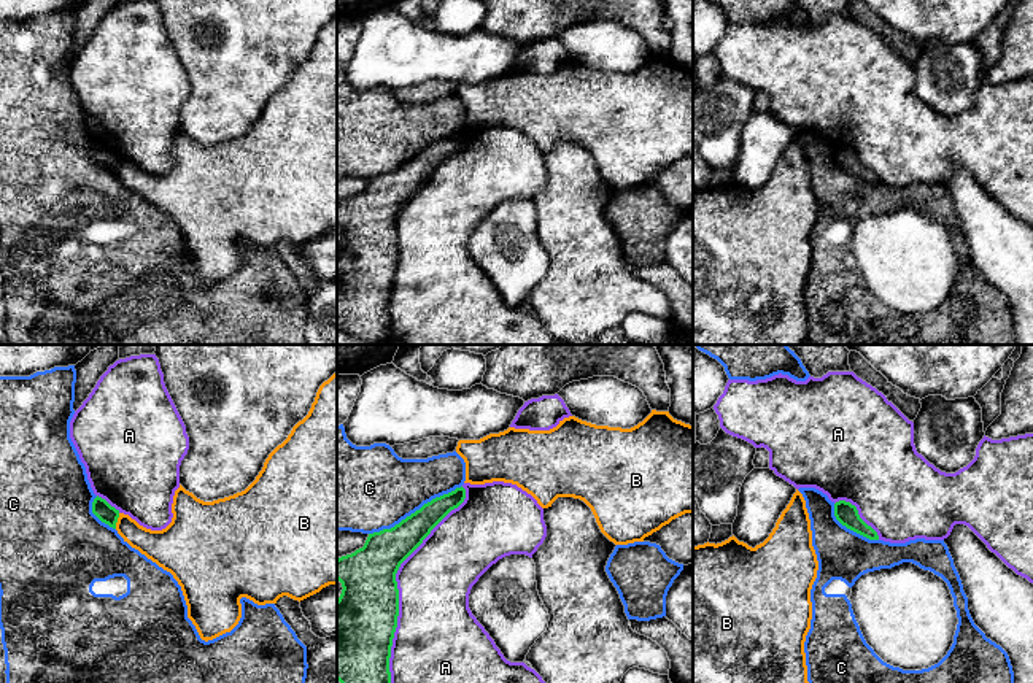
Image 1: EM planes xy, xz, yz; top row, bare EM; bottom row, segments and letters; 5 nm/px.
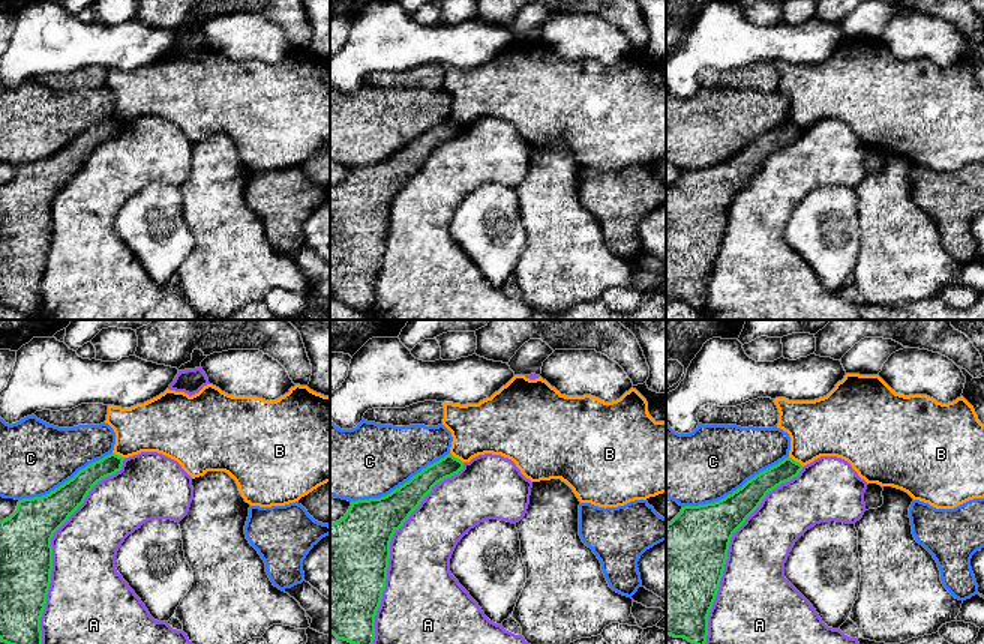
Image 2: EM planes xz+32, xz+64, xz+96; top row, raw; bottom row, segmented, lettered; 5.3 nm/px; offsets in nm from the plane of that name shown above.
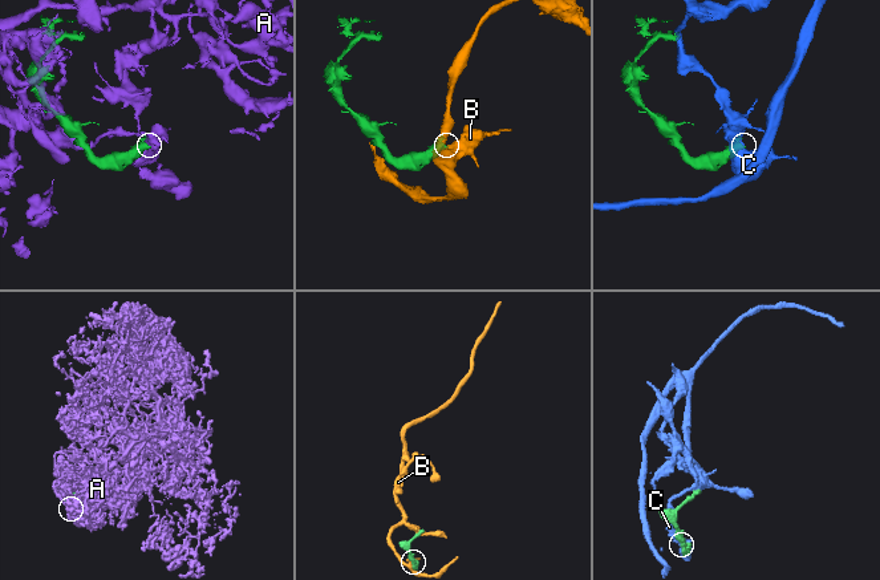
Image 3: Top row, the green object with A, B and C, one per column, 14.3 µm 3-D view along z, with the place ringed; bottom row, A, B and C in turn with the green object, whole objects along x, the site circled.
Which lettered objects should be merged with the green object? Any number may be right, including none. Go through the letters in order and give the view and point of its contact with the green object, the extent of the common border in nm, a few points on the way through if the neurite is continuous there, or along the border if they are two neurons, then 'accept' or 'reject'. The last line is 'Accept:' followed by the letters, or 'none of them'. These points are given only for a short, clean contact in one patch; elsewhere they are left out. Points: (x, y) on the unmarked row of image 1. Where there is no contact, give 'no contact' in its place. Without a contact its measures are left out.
A: meets green in xz at (398, 235); contact 1150 nm long; reject
B: meets green in xy at (116, 165); contact 80 nm long; border along xy (119, 158), (115, 172); reject
C: meets green in xz at (417, 154); contact 550 nm long; reject
Accept: none of them

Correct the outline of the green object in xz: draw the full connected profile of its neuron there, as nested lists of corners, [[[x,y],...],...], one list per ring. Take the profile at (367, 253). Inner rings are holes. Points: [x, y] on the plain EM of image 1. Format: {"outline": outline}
{"outline": [[[462,130],[435,141],[394,172],[369,178],[362,192],[337,203],[337,224],[343,232],[337,243],[337,324],[345,332],[366,342],[388,342],[389,302],[399,260],[396,218],[431,175],[464,143]]]}

